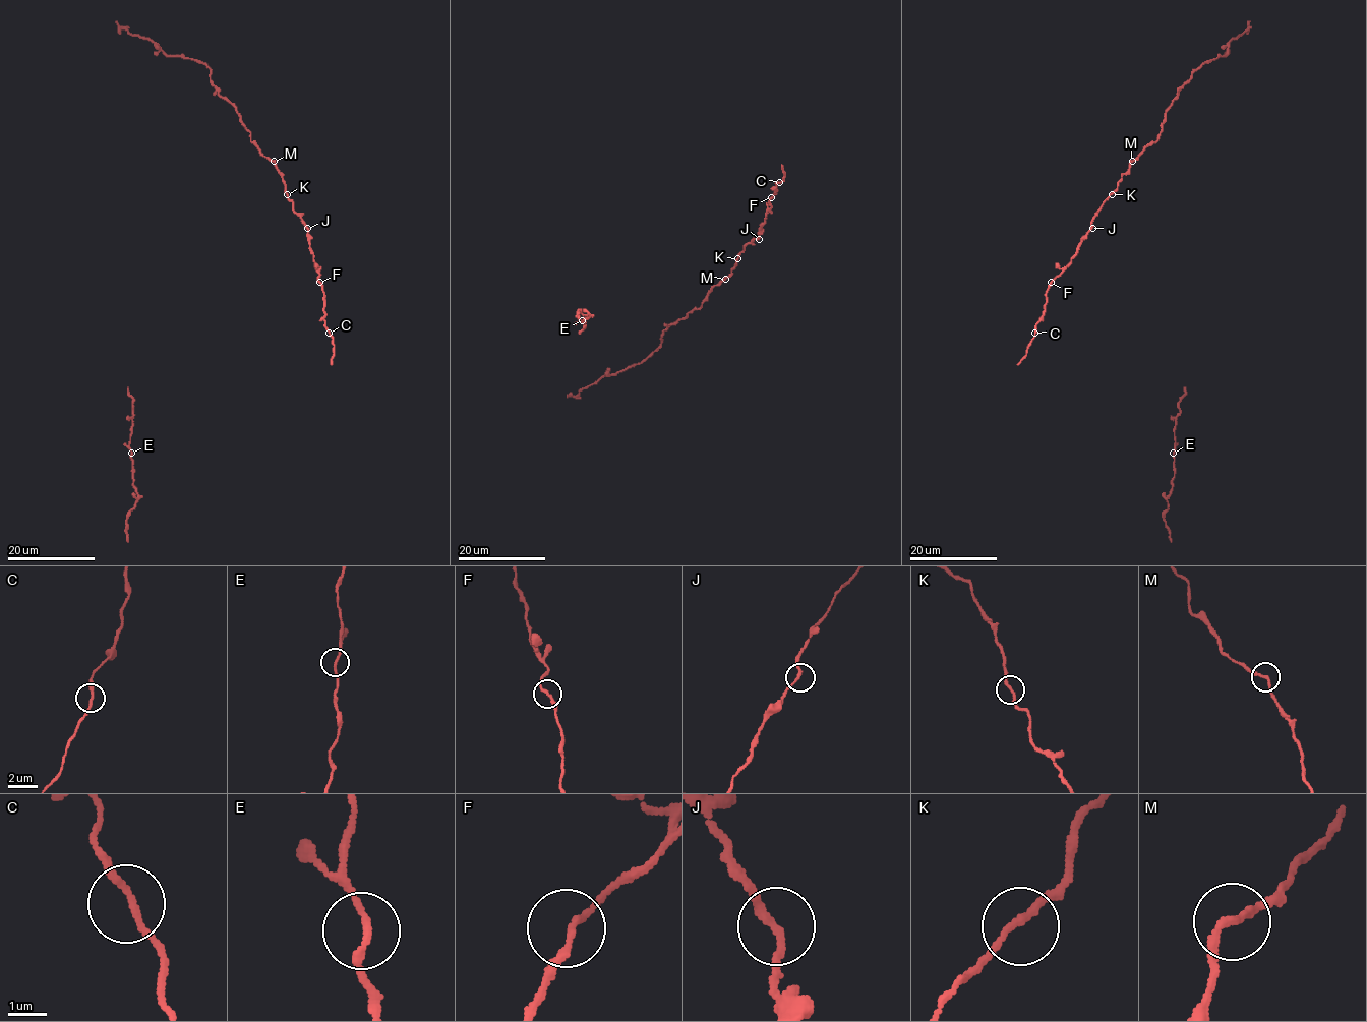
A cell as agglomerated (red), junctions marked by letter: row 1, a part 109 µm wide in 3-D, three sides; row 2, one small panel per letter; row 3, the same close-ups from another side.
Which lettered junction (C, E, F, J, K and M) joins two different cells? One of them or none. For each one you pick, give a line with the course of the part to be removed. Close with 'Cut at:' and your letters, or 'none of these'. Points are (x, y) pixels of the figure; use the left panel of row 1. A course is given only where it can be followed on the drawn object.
Cut at: none of these

